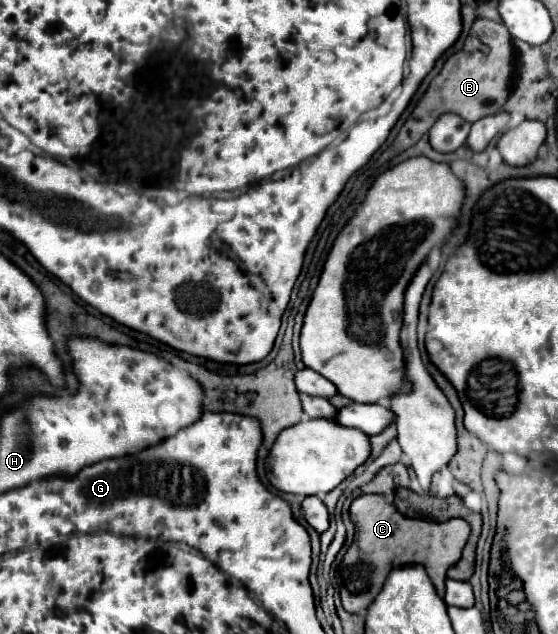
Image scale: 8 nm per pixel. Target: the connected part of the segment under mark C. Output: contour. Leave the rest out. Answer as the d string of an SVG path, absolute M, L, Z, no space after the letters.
M380 494L358 496L350 506L350 518L356 526L356 536L338 568L338 574L342 576L340 598L346 612L364 612L382 590L390 570L406 564L422 564L436 586L436 592L444 596L446 572L460 560L462 548L470 536L466 520L452 518L446 522L434 522L424 518L406 518Z

